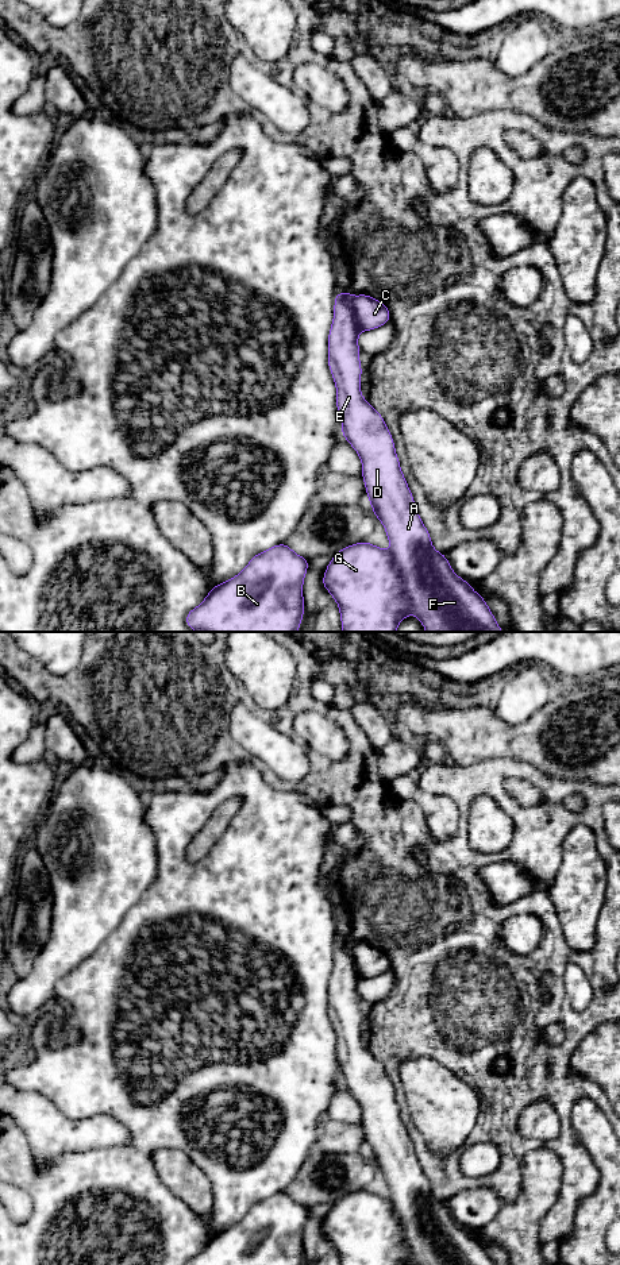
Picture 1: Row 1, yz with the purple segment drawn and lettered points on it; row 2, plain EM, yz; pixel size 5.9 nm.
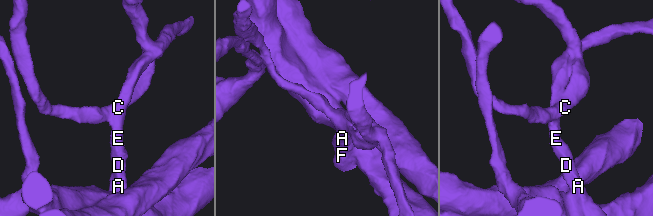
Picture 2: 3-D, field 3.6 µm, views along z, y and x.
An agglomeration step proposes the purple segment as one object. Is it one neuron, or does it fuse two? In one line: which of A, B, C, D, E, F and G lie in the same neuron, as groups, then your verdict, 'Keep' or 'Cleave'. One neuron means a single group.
Groups: A B C D E F G. Keep

